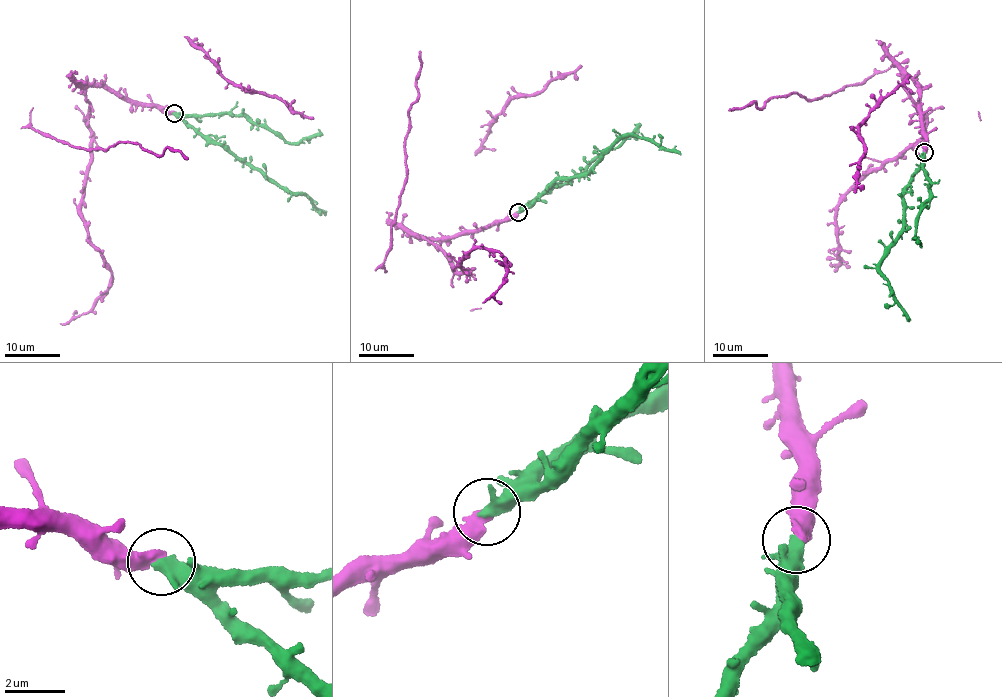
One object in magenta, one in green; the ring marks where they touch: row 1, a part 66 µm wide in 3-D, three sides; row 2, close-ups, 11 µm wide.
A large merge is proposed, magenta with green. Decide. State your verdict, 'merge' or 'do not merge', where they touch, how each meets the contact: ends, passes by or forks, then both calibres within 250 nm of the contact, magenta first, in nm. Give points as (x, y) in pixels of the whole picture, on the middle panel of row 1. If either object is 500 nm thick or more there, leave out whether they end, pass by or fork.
merge; at (518, 212); 480 nm thick on the magenta side, 500 nm on the other

